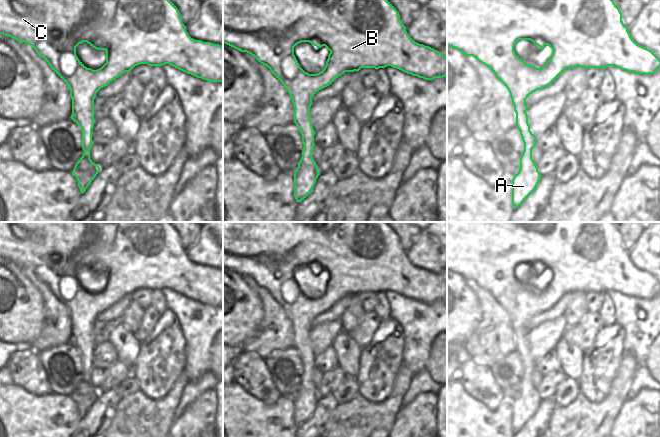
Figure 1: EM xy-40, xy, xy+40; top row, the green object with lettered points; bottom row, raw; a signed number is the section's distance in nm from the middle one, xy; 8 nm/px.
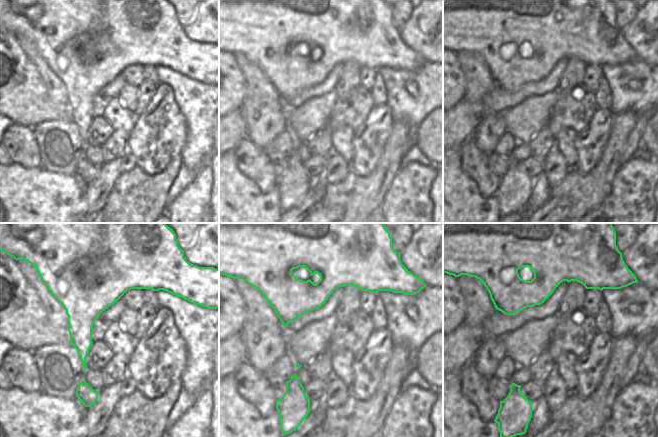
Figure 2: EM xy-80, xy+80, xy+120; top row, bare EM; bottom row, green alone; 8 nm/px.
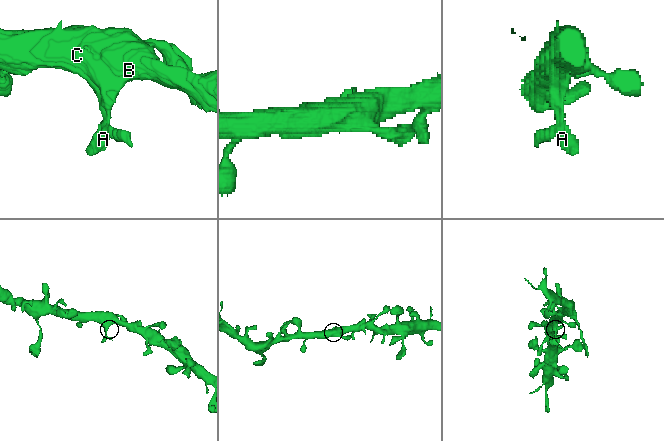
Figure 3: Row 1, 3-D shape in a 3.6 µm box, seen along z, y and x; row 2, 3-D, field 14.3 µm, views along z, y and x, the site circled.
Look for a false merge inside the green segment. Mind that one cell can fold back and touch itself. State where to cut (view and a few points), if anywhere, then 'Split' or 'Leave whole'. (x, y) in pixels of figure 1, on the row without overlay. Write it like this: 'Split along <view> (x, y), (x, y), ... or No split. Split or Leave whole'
No split. Leave whole

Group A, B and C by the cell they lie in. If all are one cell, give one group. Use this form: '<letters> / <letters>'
A B C

